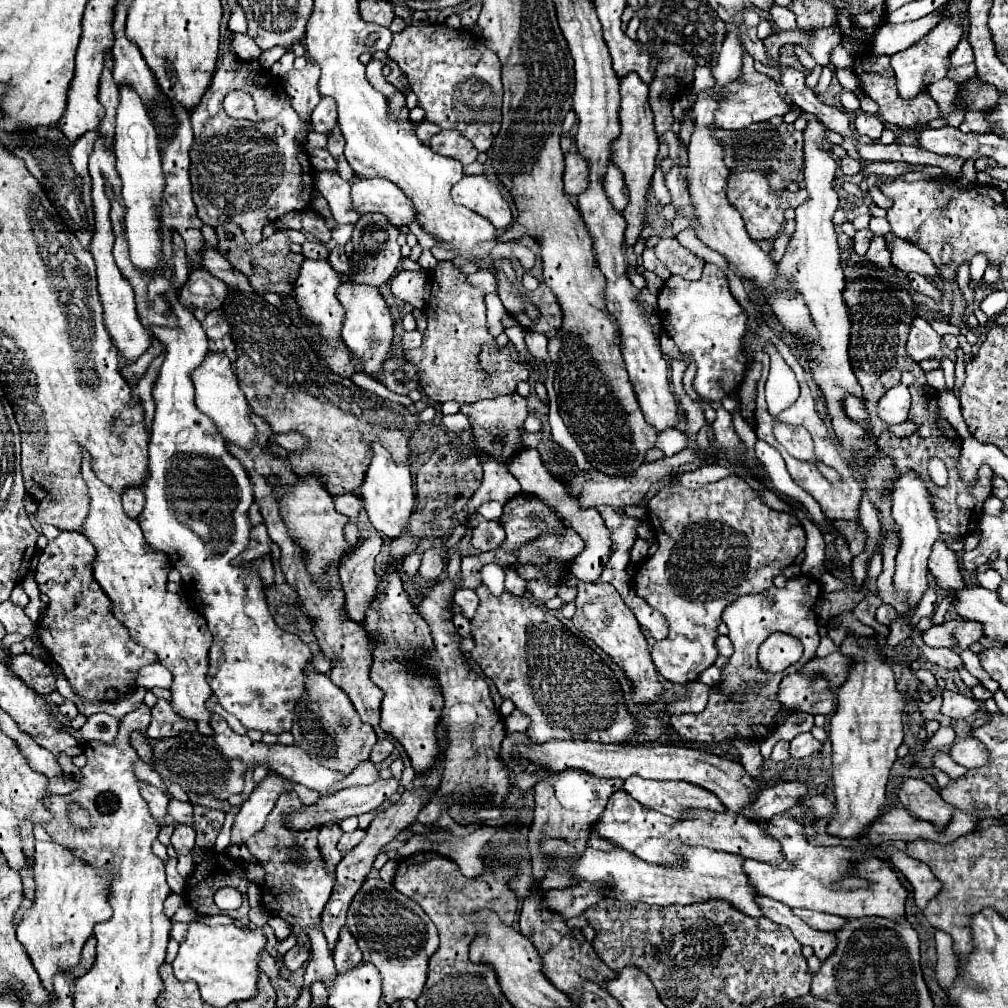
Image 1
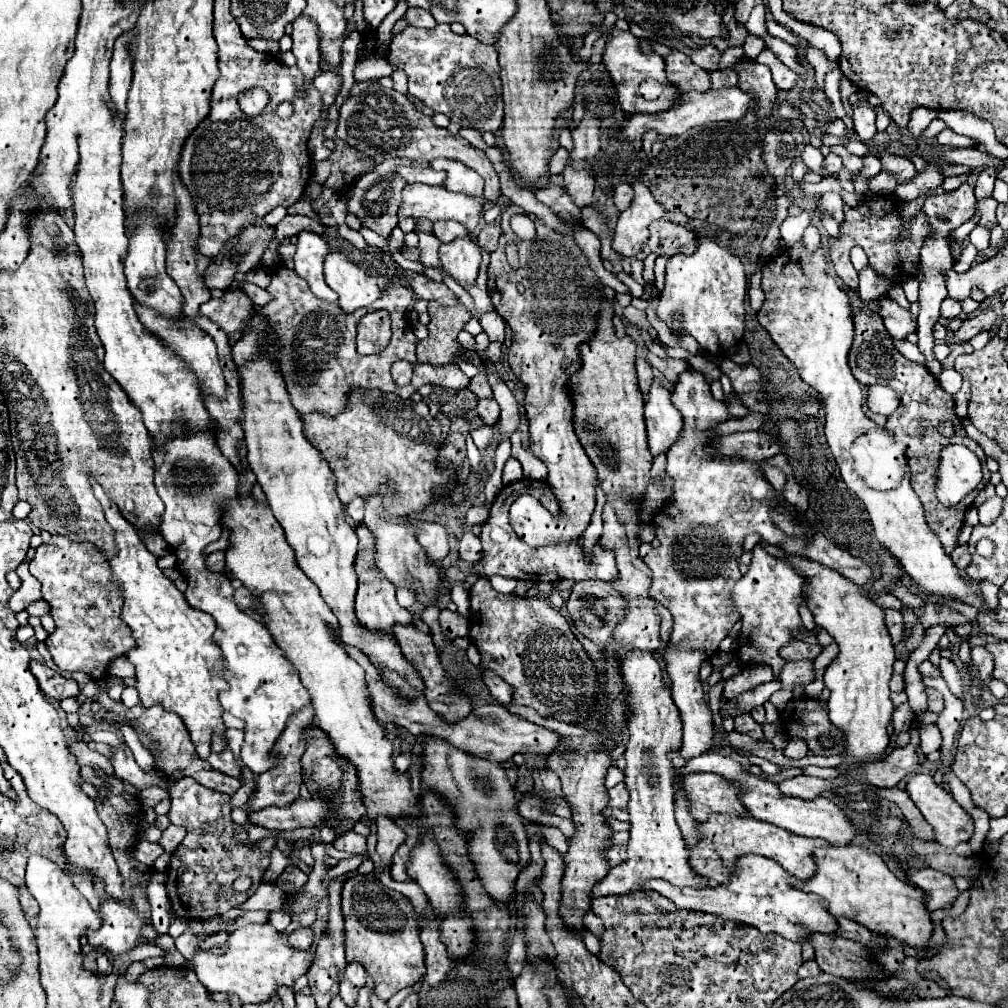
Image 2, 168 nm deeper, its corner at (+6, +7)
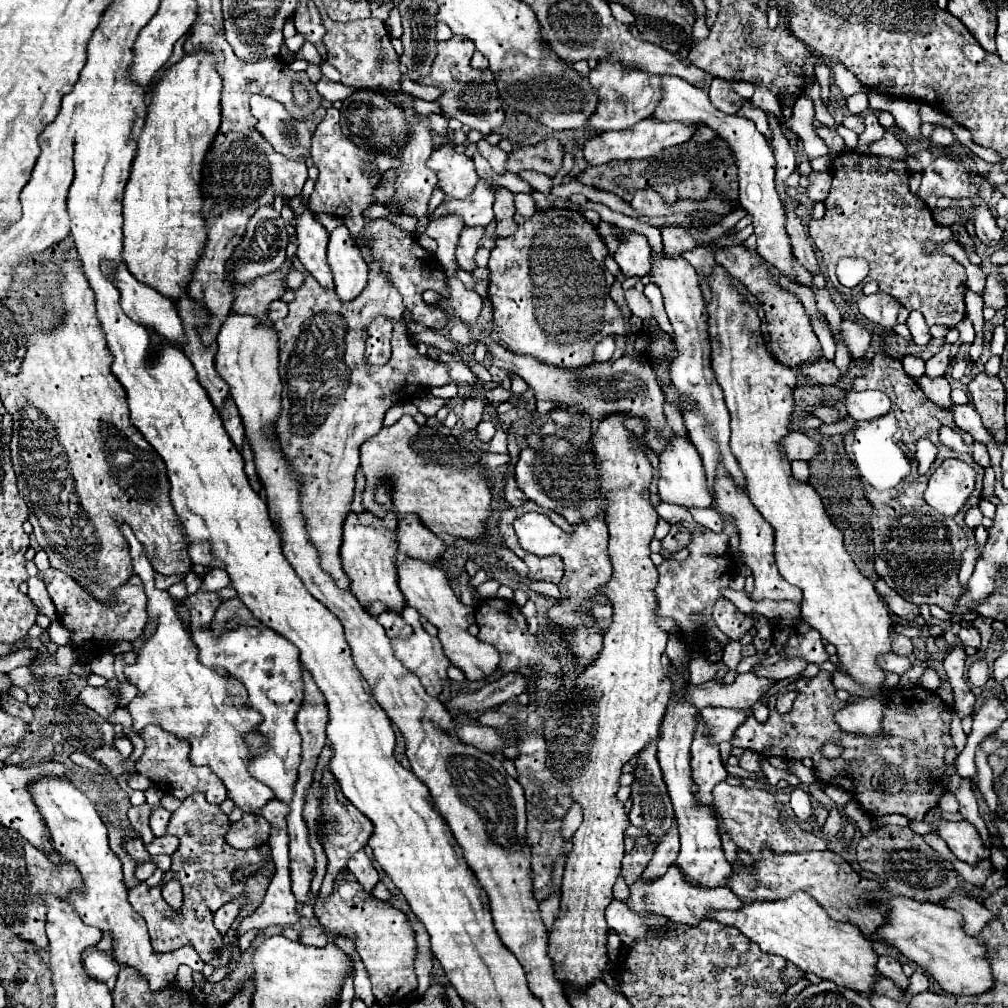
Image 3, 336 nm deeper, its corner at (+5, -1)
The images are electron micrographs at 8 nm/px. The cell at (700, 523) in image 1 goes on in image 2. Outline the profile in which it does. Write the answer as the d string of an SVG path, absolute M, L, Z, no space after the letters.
M694 369L684 371L674 387L672 403L684 417L684 435L668 449L666 471L674 479L672 499L666 501L654 515L656 539L660 545L644 557L644 563L652 569L650 597L668 607L674 617L674 627L662 657L666 673L672 681L672 699L684 725L680 755L690 759L692 755L700 755L712 747L712 713L704 701L700 667L708 657L712 657L712 653L718 651L720 641L738 621L738 615L730 607L730 591L742 577L738 571L738 559L744 553L742 543L746 535L758 533L762 539L782 547L788 553L796 553L838 571L860 587L868 585L872 571L864 561L830 543L810 523L804 523L804 537L786 535L772 521L772 511L780 507L780 501L772 485L758 471L758 463L724 463L724 459L704 459L704 443L712 439L708 429L720 421L726 421L728 409L724 401L716 401L710 395L710 385L702 373Z

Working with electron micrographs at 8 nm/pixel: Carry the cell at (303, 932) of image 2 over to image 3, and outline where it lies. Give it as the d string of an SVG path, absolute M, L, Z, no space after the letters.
M307 927L301 931L301 943L313 945L313 947L325 947L329 941L327 931L323 927Z

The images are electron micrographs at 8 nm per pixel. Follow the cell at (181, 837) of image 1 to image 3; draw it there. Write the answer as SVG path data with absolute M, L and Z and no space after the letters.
M161 835L161 837L155 837L151 843L145 845L145 849L151 853L151 855L173 855L179 847L179 839L173 837L173 835Z

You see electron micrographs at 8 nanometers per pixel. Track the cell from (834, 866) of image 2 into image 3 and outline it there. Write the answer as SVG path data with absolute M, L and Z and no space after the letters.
M885 889L873 897L889 907L889 923L883 925L877 935L893 945L903 957L925 969L943 987L943 991L951 995L981 995L983 991L991 991L993 973L987 959L987 947L963 931L965 921L957 911L943 905L917 903L905 897L891 899Z

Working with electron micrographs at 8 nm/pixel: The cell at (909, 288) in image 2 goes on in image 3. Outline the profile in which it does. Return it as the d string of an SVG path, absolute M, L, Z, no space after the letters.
M912 311L907 319L907 329L911 331L911 341L915 345L927 345L931 341L929 335L929 325L925 323L923 315L919 311Z

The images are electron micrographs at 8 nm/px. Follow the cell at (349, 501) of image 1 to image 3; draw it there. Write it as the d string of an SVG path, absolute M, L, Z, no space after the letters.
M405 515L399 521L397 539L399 553L427 563L437 561L445 551L445 543L435 533L431 533L417 515Z

